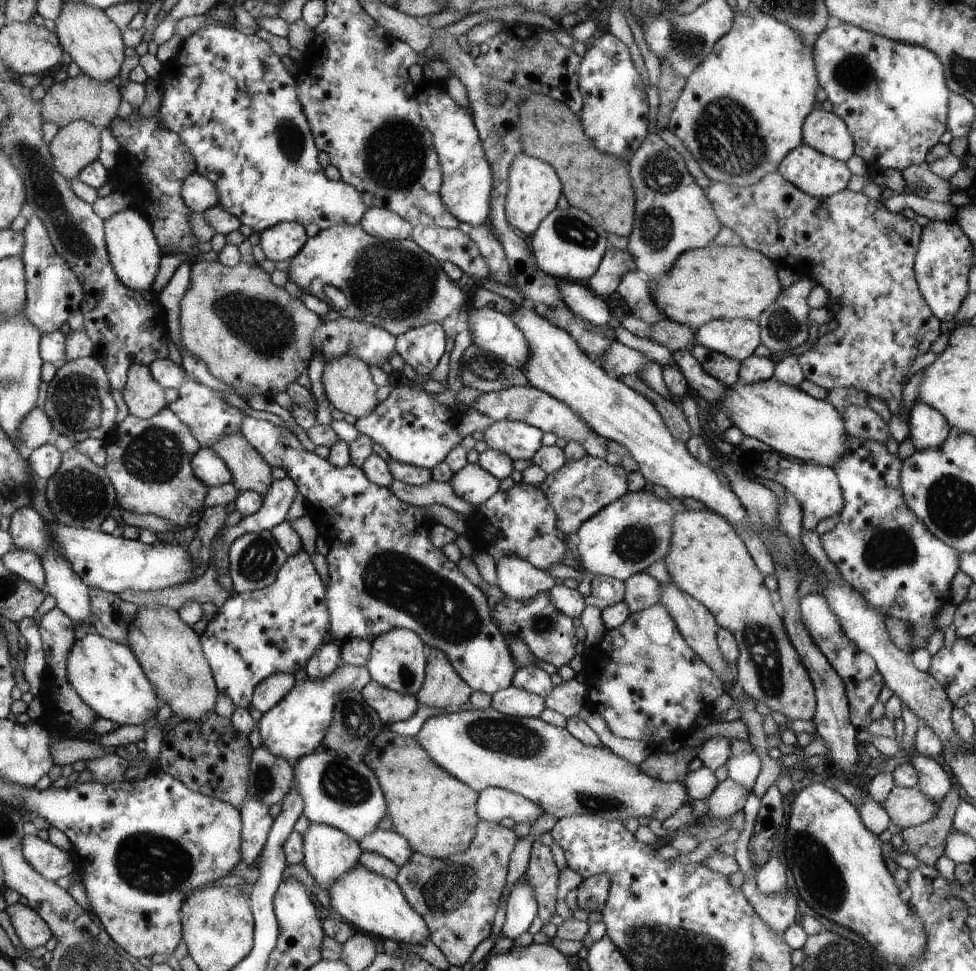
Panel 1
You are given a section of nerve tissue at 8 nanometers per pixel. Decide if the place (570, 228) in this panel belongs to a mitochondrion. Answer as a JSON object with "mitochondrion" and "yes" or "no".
{"mitochondrion":"yes"}

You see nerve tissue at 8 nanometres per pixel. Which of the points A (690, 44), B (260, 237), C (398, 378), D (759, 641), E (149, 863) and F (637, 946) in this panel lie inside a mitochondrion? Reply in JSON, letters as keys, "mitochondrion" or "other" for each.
{"A":"mitochondrion","B":"other","C":"other","D":"mitochondrion","E":"mitochondrion","F":"mitochondrion"}

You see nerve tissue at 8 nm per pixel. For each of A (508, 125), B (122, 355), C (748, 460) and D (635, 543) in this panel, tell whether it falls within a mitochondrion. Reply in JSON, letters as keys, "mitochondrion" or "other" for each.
{"A":"other","B":"other","C":"other","D":"mitochondrion"}

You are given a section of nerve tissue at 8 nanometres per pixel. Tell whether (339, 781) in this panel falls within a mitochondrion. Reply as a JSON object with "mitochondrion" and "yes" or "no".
{"mitochondrion":"yes"}

